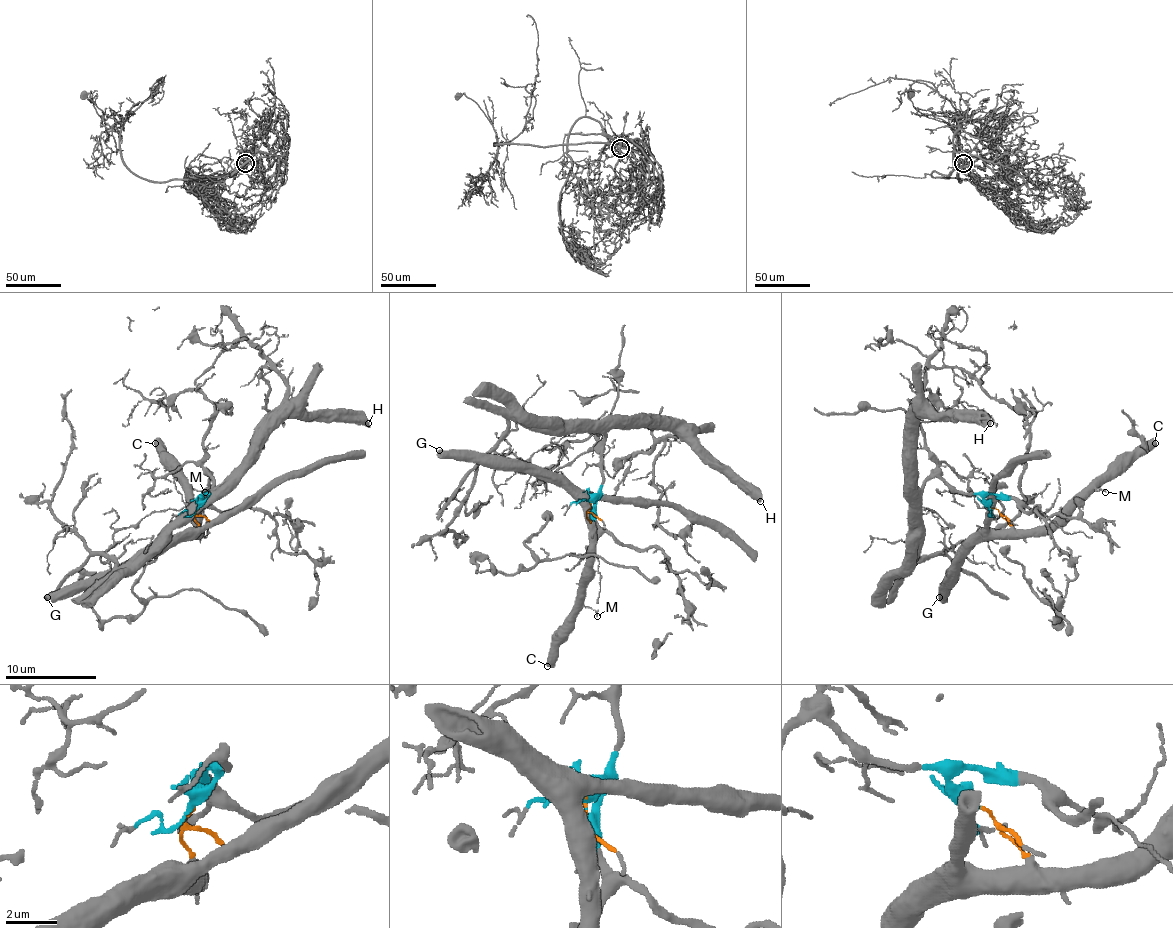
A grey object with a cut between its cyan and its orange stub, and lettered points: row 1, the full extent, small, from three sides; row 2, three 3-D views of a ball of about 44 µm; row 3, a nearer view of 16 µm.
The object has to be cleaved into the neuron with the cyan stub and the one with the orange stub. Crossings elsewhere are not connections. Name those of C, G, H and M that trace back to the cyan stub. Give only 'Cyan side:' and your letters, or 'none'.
Cyan side: H

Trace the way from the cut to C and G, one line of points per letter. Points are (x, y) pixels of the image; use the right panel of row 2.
C: (993, 508), (1016, 529), (1057, 527), (1155, 442)
G: (993, 508), (1009, 527), (997, 534), (986, 534), (972, 547), (949, 572), (938, 597)

